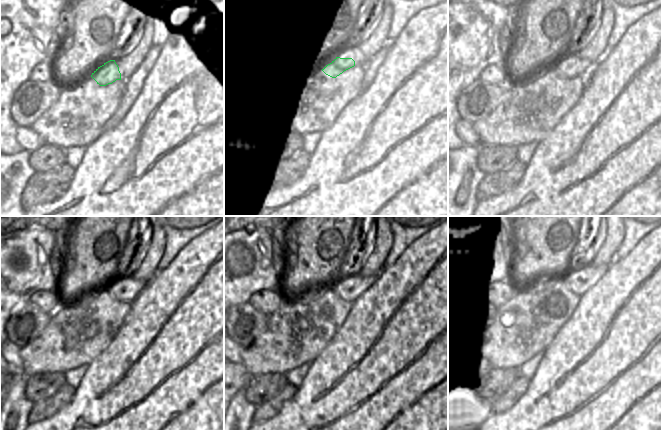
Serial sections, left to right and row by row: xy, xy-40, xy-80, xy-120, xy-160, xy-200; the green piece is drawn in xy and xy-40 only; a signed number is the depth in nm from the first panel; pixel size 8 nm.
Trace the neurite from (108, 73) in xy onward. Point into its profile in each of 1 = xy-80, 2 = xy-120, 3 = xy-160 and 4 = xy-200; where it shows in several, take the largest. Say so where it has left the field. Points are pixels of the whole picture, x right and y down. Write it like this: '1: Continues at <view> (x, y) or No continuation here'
1: Continues at xy-80 (566, 67)
2: Continues at xy-120 (123, 289)
3: Continues at xy-160 (349, 288)
4: Continues at xy-200 (578, 282)

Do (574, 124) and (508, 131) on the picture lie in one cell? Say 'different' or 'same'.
different

